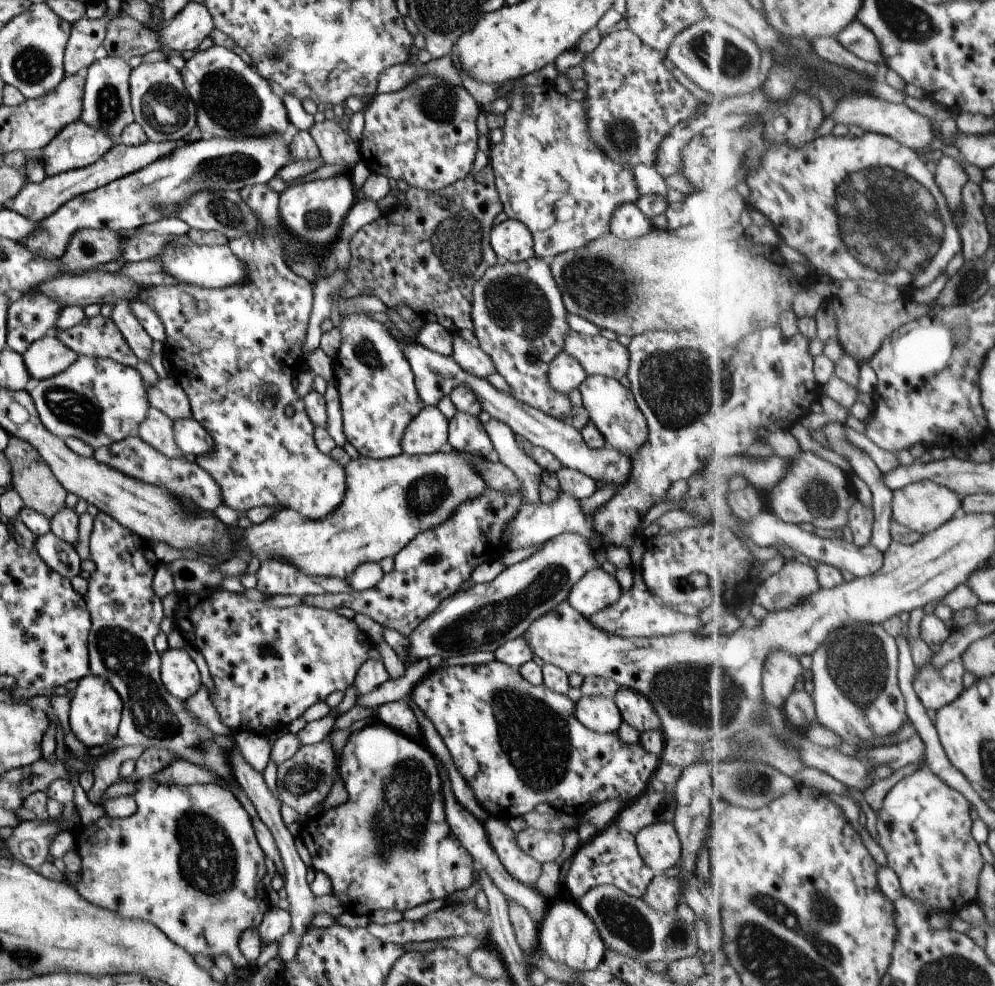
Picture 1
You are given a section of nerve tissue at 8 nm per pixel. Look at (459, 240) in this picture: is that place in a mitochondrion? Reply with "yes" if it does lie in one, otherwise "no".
yes

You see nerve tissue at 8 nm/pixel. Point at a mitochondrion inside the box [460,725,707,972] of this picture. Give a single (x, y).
(621, 918)

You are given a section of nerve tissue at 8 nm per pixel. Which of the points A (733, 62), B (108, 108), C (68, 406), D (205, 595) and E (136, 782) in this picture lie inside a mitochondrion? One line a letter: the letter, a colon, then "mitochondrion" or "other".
A: mitochondrion
B: mitochondrion
C: mitochondrion
D: other
E: other

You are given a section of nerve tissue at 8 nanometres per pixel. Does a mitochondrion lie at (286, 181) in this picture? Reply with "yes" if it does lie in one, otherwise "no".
no

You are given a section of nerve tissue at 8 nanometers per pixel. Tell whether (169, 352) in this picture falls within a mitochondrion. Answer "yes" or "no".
no

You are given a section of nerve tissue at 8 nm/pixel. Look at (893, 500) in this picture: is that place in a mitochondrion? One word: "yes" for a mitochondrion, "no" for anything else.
no

